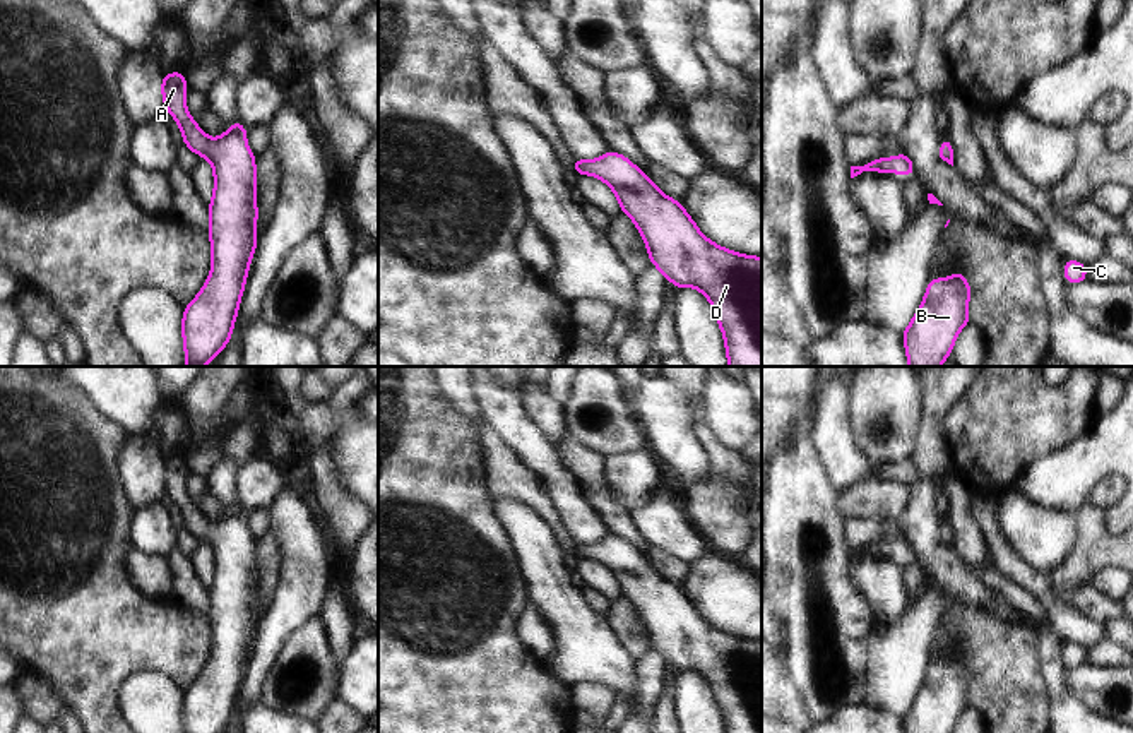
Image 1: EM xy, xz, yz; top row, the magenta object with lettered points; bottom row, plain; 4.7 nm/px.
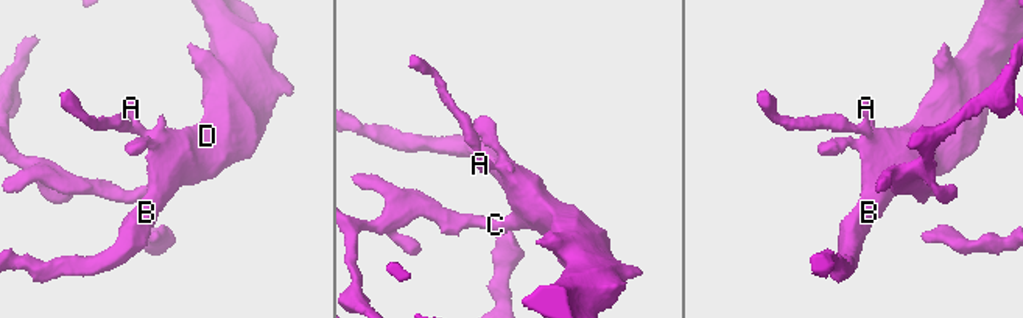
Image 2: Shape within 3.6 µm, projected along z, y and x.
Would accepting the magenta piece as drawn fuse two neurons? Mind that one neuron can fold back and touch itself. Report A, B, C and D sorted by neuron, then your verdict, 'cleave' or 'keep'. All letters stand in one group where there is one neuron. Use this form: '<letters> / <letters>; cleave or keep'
A B C D; keep

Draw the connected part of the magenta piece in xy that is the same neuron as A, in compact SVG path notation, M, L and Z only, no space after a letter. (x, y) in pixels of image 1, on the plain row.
M176 454L163 461L163 488L180 509L185 529L197 539L205 539L214 551L214 581L207 587L211 593L211 659L195 680L183 692L183 728L185 733L224 733L234 712L238 688L246 666L248 651L257 630L258 618L253 611L257 598L257 553L255 539L246 529L246 512L236 502L233 510L217 522L209 522L187 495L187 462Z

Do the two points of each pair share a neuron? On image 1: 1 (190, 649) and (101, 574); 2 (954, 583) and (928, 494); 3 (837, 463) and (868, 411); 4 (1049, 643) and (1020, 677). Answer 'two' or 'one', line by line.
1: one
2: one
3: two
4: two

